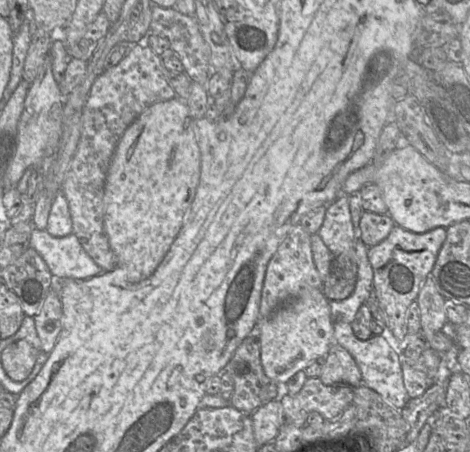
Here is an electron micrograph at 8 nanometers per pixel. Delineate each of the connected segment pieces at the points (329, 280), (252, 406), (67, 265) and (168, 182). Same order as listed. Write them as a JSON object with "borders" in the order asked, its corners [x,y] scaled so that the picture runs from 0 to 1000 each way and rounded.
{"borders":[[[[753,546],[711,566],[702,604],[687,622],[685,644],[698,664],[732,664],[755,639],[762,608]]],[[[547,730],[515,754],[481,814],[498,843],[487,896],[521,916],[536,916],[560,896],[553,869],[574,845],[557,810]]],[[[72,504],[64,546],[89,566],[119,617],[183,619],[226,602],[185,562],[157,515],[115,524],[98,507]]],[[[372,212],[313,237],[266,288],[245,330],[234,361],[221,427],[221,502],[234,544],[247,564],[251,588],[264,591],[270,619],[279,626],[300,624],[319,613],[360,560],[391,496],[391,485],[415,438],[428,389],[428,334],[417,303],[415,263],[409,259],[398,228]]]]}

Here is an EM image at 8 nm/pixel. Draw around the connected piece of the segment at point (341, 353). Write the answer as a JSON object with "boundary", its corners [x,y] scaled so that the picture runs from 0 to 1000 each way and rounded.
{"boundary":[[[715,757],[691,790],[679,838],[691,852],[736,850],[757,858],[772,850],[766,816],[751,788]]]}

